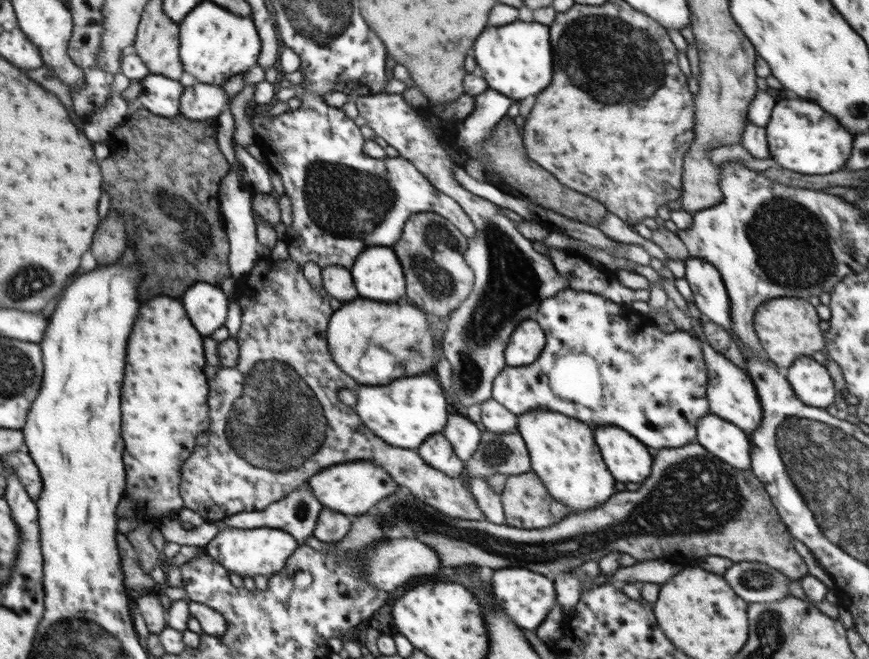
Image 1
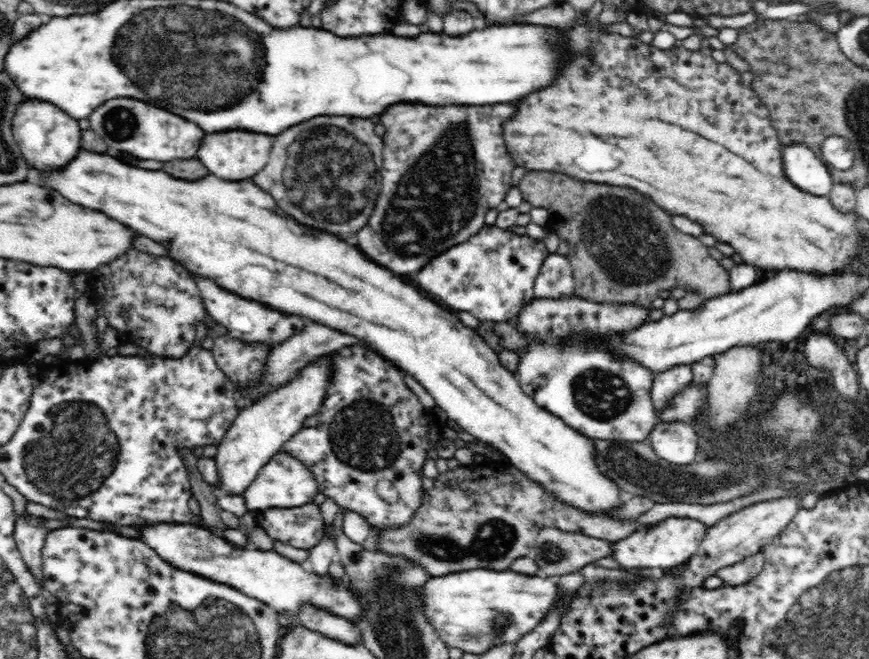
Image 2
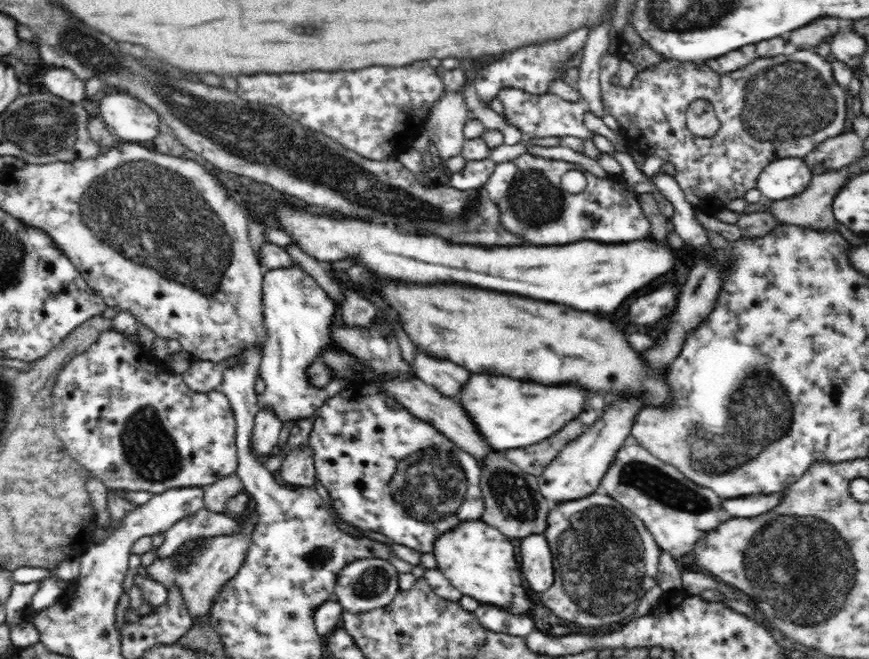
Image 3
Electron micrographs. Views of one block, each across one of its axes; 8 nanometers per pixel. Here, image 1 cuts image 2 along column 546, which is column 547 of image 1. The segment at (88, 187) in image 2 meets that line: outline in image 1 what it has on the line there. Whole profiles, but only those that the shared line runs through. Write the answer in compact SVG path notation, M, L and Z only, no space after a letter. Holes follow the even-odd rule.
M542 409L526 412L518 418L517 429L527 446L531 470L545 484L550 496L569 506L574 513L600 506L612 498L617 480L608 472L600 456L593 426L562 413Z

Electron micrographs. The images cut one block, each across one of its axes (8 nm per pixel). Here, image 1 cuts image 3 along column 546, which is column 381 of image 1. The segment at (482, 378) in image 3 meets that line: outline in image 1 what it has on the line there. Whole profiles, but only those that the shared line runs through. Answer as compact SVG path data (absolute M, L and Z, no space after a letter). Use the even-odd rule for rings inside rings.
M428 374L399 378L382 386L360 386L360 390L354 390L358 396L353 409L362 422L383 441L409 451L417 449L429 436L443 432L452 410L440 382Z

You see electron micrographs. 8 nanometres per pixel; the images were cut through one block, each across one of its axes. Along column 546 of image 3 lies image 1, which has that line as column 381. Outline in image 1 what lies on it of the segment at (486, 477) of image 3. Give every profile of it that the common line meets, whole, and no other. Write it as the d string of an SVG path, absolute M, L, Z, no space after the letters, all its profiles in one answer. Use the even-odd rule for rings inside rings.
M692 442L686 444L686 446L678 448L663 448L659 449L656 458L654 458L654 466L652 466L652 474L648 476L648 480L642 484L642 486L636 490L632 491L618 491L615 492L608 502L601 504L600 506L595 506L594 508L589 508L584 512L572 513L567 517L564 517L560 522L553 524L552 526L543 529L523 529L514 528L508 525L494 524L493 522L487 521L486 519L481 521L472 520L462 520L460 518L452 518L451 516L445 515L443 512L436 510L433 506L418 500L406 487L397 486L394 494L387 496L382 499L379 504L376 504L372 509L375 515L379 518L379 523L381 527L387 530L387 534L390 537L404 537L408 540L418 540L422 544L426 544L428 548L436 551L439 554L441 565L444 567L458 567L462 564L472 564L475 566L486 566L491 569L501 569L501 568L528 568L532 572L542 573L543 575L548 574L548 572L561 572L573 570L577 566L580 566L586 561L599 561L607 553L618 551L619 553L626 553L627 555L633 556L638 562L642 561L656 561L666 558L664 554L666 552L676 552L678 548L682 546L668 546L668 544L690 544L690 550L692 550L692 556L694 556L694 548L696 548L696 556L720 556L728 558L733 563L735 562L761 562L779 570L782 574L785 574L791 580L799 581L804 576L810 574L808 572L808 566L804 563L804 559L791 543L792 536L787 531L787 526L783 523L780 515L777 513L776 507L772 504L770 495L765 491L762 481L758 480L758 477L751 471L748 470L738 470L730 464L726 464L723 460L720 460L717 456L714 456L711 452L708 452L701 444L697 442Z

